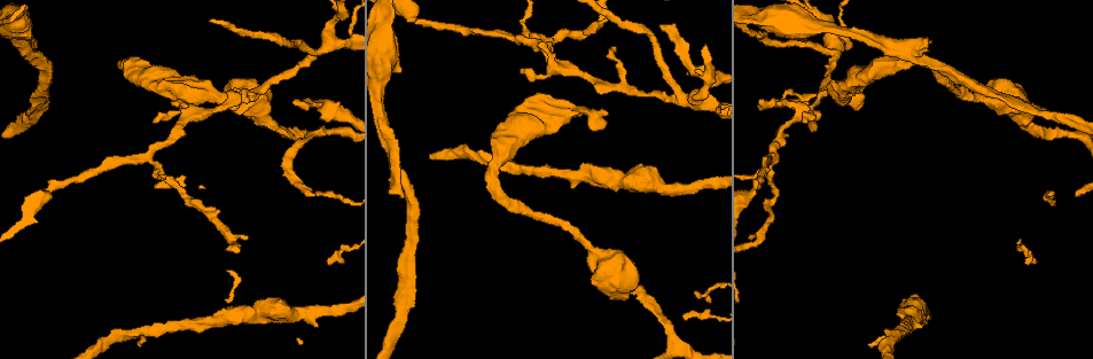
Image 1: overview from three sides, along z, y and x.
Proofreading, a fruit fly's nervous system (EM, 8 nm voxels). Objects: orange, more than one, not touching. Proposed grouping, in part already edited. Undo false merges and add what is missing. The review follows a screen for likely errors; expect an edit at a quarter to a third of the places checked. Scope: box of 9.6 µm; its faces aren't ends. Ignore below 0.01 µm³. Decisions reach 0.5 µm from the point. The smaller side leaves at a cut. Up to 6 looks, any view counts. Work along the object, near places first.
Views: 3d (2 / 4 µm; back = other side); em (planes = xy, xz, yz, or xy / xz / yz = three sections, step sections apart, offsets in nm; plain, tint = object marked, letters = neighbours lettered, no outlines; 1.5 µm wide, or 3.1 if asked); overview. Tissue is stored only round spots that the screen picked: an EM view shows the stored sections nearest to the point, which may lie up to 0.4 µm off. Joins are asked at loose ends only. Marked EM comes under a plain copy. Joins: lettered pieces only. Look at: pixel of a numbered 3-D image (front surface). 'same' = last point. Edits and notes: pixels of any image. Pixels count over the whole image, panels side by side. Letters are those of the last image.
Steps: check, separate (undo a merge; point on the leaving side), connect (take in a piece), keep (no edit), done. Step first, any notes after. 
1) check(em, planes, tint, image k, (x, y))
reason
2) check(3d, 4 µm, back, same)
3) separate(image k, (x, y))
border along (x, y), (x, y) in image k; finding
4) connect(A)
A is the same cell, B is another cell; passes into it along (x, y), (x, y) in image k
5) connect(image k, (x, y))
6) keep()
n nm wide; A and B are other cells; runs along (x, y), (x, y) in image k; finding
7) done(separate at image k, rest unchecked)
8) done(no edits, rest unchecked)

check(em, planes, tint, image 1, (311, 192))
free end

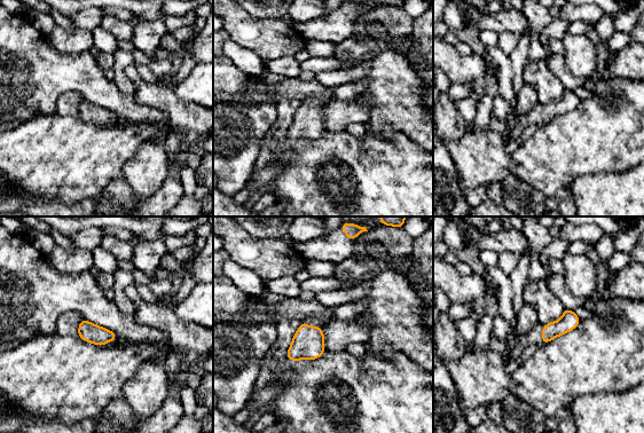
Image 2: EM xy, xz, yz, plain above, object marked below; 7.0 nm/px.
check(em, planes, letters, same)
see the neighbours

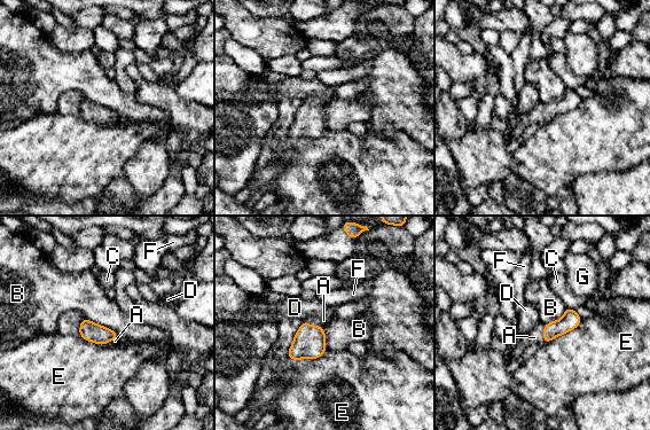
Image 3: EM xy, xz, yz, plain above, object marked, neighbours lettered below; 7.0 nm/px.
connect(A)
E touches over 300 nm; A is the same cell, B, C, D, E, F and G are other cells; passes into it along (310, 341), (313, 326), (323, 320) in image 3; it goes on there

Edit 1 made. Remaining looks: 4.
check(overview)
redraw

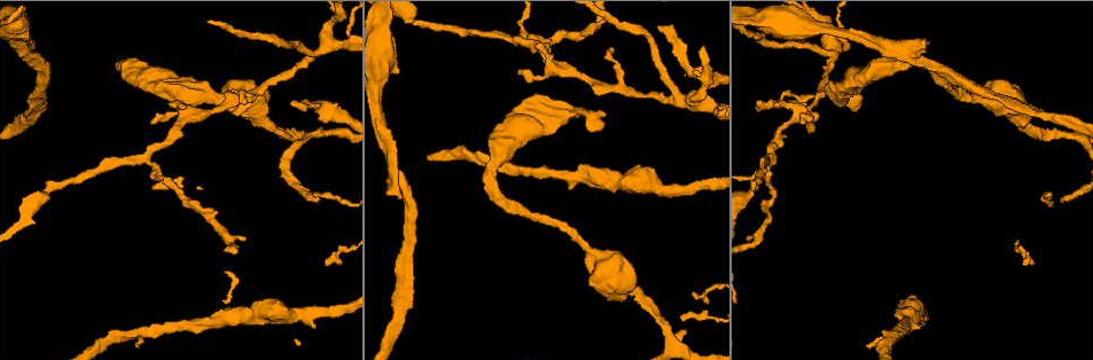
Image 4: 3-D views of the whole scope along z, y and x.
check(em, planes, letters, image 4, (830, 57))
sharp bend

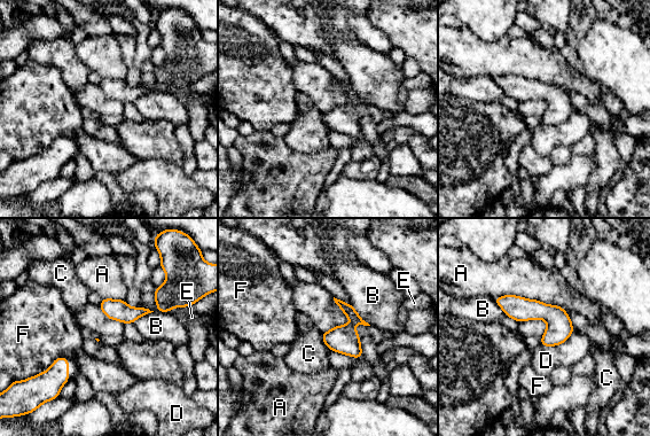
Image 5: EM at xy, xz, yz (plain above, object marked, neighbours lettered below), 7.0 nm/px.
keep()
40 nm wide; A, B, C, D, E and F are other cells; runs along (498, 300), (548, 312), (570, 329) in image 5; one neuron here

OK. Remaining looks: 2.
check(3d, 2 µm, image 4, (142, 157))
four arms meet

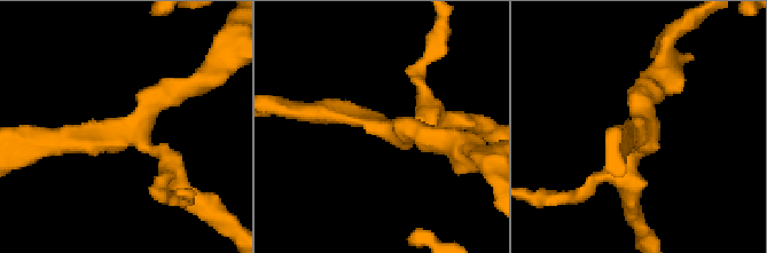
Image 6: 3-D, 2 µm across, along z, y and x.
check(em, planes, letters, image 6, (128, 124))
4 arms; need the tissue

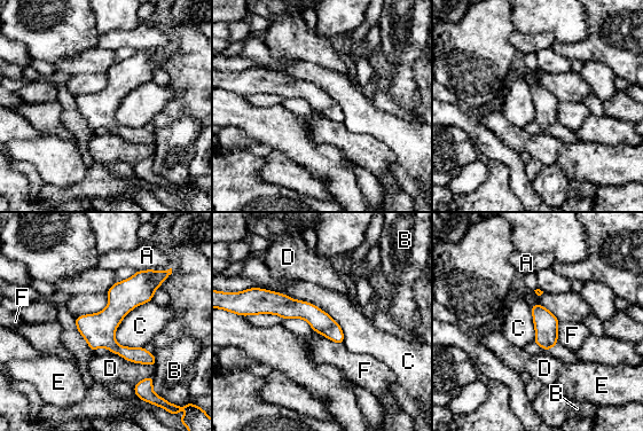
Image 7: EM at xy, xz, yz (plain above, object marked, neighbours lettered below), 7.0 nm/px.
keep()
A, B, C, D, E and F are other cells; runs along (255, 310), (307, 311), (340, 341) in image 7; one neuron here

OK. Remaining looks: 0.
done(connect at image 3, rest unchecked)

